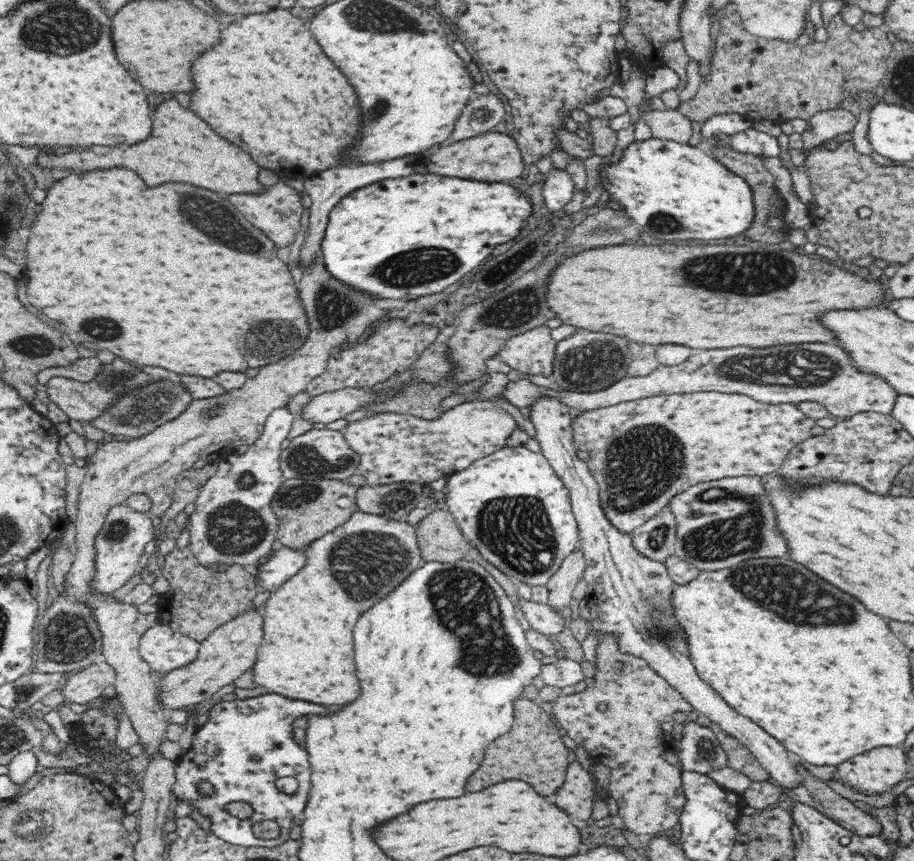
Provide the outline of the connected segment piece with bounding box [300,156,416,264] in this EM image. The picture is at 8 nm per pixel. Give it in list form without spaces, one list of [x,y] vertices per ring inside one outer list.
[[[408,156],[402,160],[392,160],[392,162],[382,162],[382,164],[362,164],[362,166],[342,166],[342,168],[330,168],[324,172],[317,172],[316,174],[303,179],[305,192],[308,193],[312,199],[310,207],[310,216],[308,216],[309,226],[304,238],[304,244],[300,248],[300,262],[302,264],[312,264],[318,256],[320,256],[320,242],[324,238],[324,230],[328,224],[328,210],[332,210],[332,206],[336,206],[346,194],[364,188],[376,180],[382,178],[398,178],[398,176],[408,176],[414,172],[414,162],[416,156]]]

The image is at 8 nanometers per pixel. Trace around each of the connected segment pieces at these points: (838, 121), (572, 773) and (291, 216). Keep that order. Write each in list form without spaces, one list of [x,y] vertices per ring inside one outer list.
[[[823,108],[822,112],[817,112],[807,121],[810,128],[801,134],[802,147],[811,149],[839,134],[852,131],[857,123],[857,117],[846,109]]]
[[[574,762],[566,770],[566,780],[562,788],[554,794],[554,804],[574,818],[588,820],[592,816],[590,808],[594,808],[594,790],[590,774],[578,762]]]
[[[281,178],[276,184],[267,187],[261,193],[240,193],[225,196],[256,228],[264,230],[268,238],[276,244],[276,248],[288,246],[296,237],[300,228],[300,218],[304,207],[300,201],[300,195],[294,188],[284,183]]]

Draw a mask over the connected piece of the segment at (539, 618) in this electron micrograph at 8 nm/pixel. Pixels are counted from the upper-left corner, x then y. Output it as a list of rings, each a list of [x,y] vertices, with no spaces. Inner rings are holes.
[[[519,596],[517,601],[532,629],[547,637],[558,635],[564,630],[564,618],[549,604],[538,604],[531,599],[526,601]]]

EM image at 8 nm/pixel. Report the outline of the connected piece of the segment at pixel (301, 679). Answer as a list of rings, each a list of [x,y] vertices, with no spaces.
[[[356,511],[344,524],[321,537],[303,549],[306,555],[303,567],[275,589],[266,602],[266,610],[261,614],[264,640],[257,650],[253,680],[268,688],[270,693],[278,693],[290,699],[306,700],[314,704],[348,704],[356,700],[360,692],[352,658],[352,630],[356,620],[362,612],[366,612],[382,596],[406,580],[414,569],[420,568],[424,560],[418,547],[416,529],[405,520],[390,520],[385,516]]]

